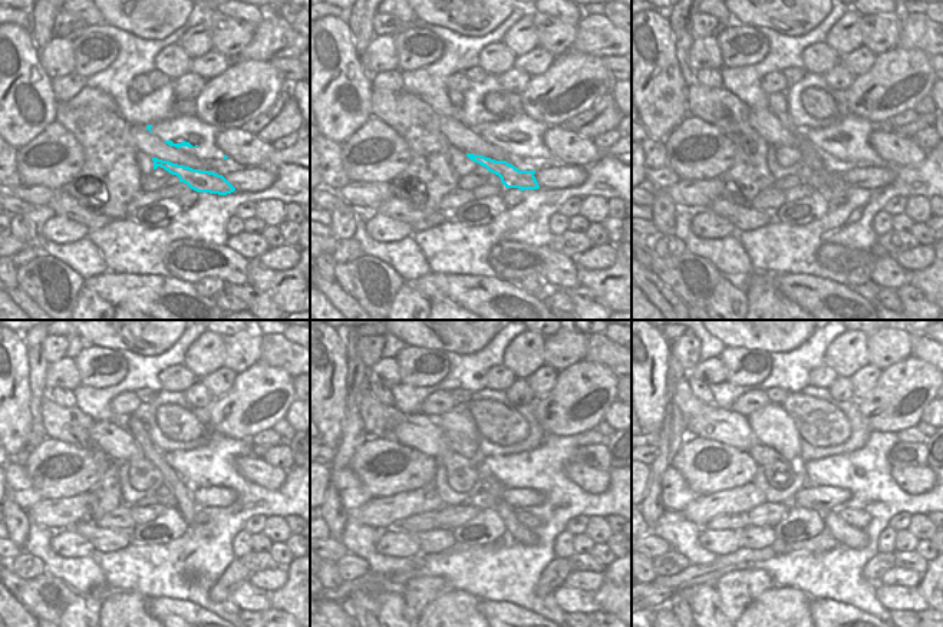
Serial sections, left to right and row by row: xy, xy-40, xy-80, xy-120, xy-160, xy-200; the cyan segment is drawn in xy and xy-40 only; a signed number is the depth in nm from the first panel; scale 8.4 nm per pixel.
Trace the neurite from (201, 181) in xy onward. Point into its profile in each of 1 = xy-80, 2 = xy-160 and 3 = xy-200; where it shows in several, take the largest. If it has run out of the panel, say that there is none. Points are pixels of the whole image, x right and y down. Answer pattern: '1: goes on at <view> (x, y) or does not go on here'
1: goes on at xy-80 (785, 157)
2: goes on at xy-160 (461, 472)
3: goes on at xy-200 (778, 471)

